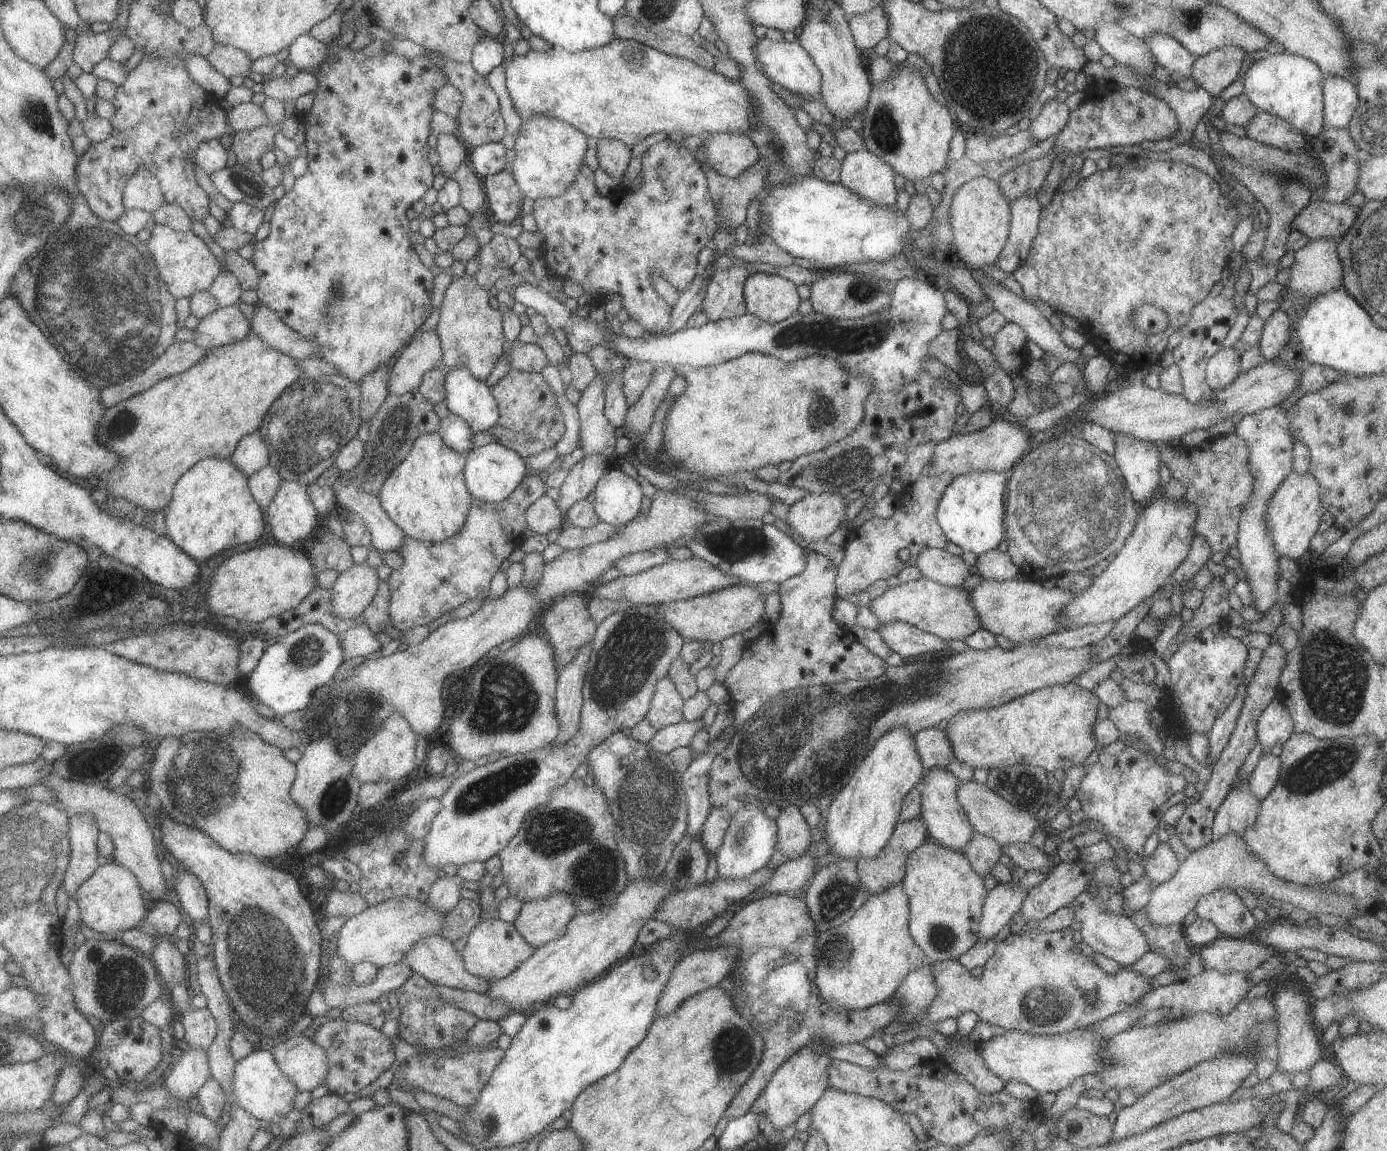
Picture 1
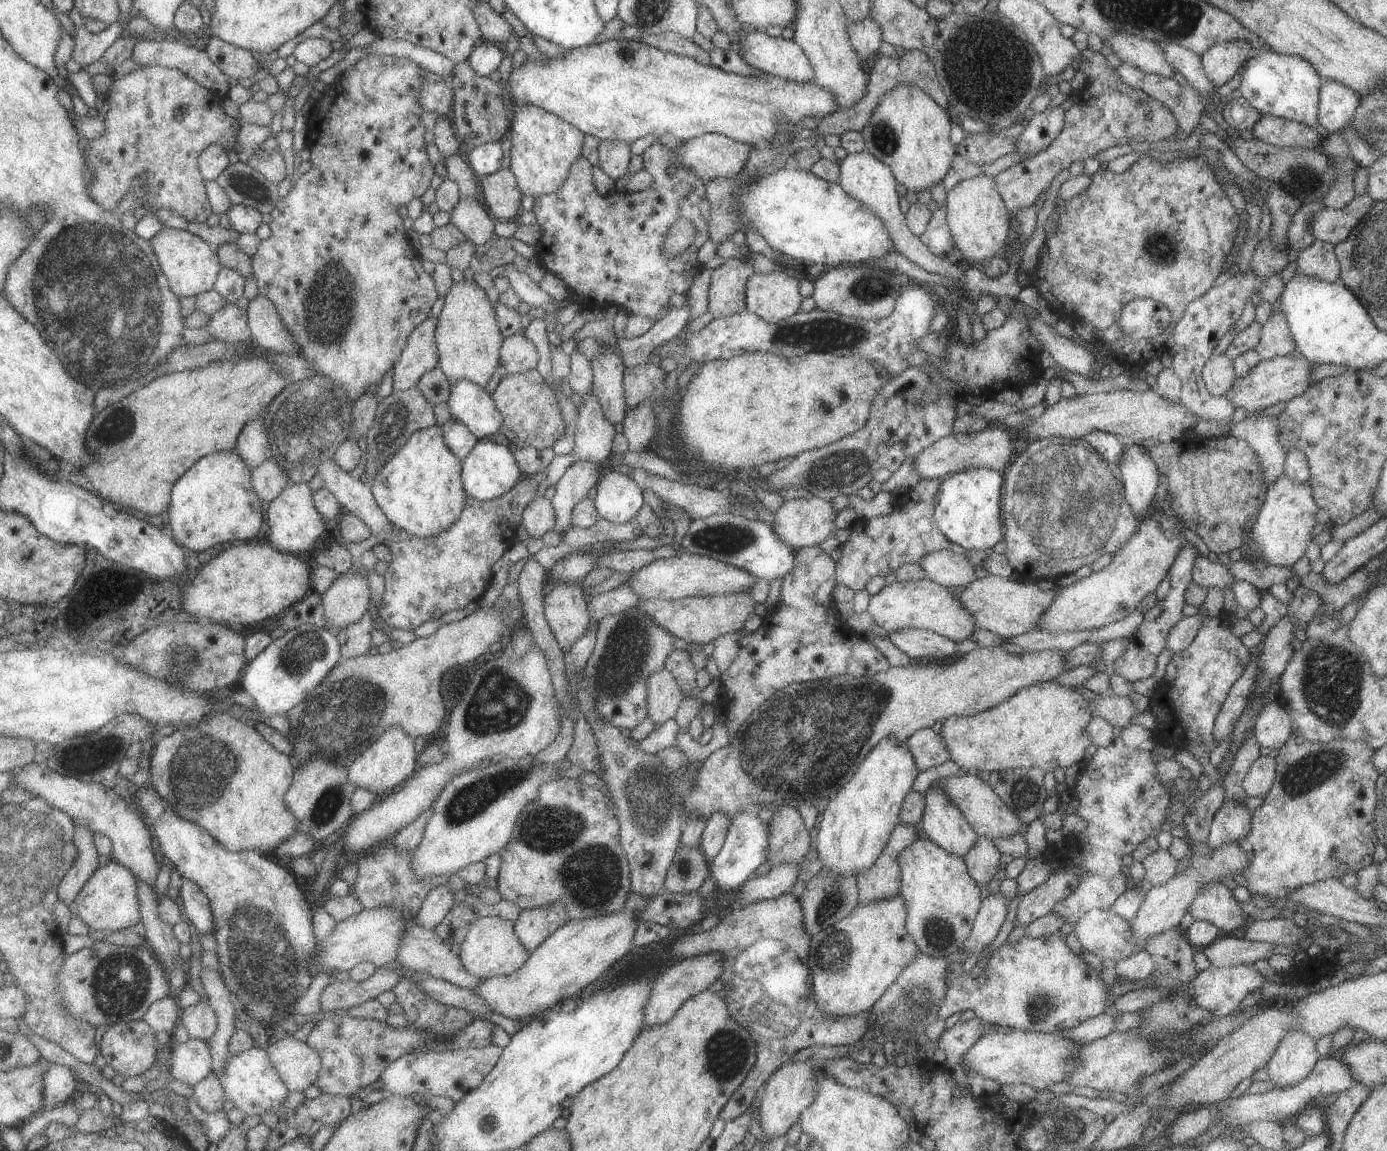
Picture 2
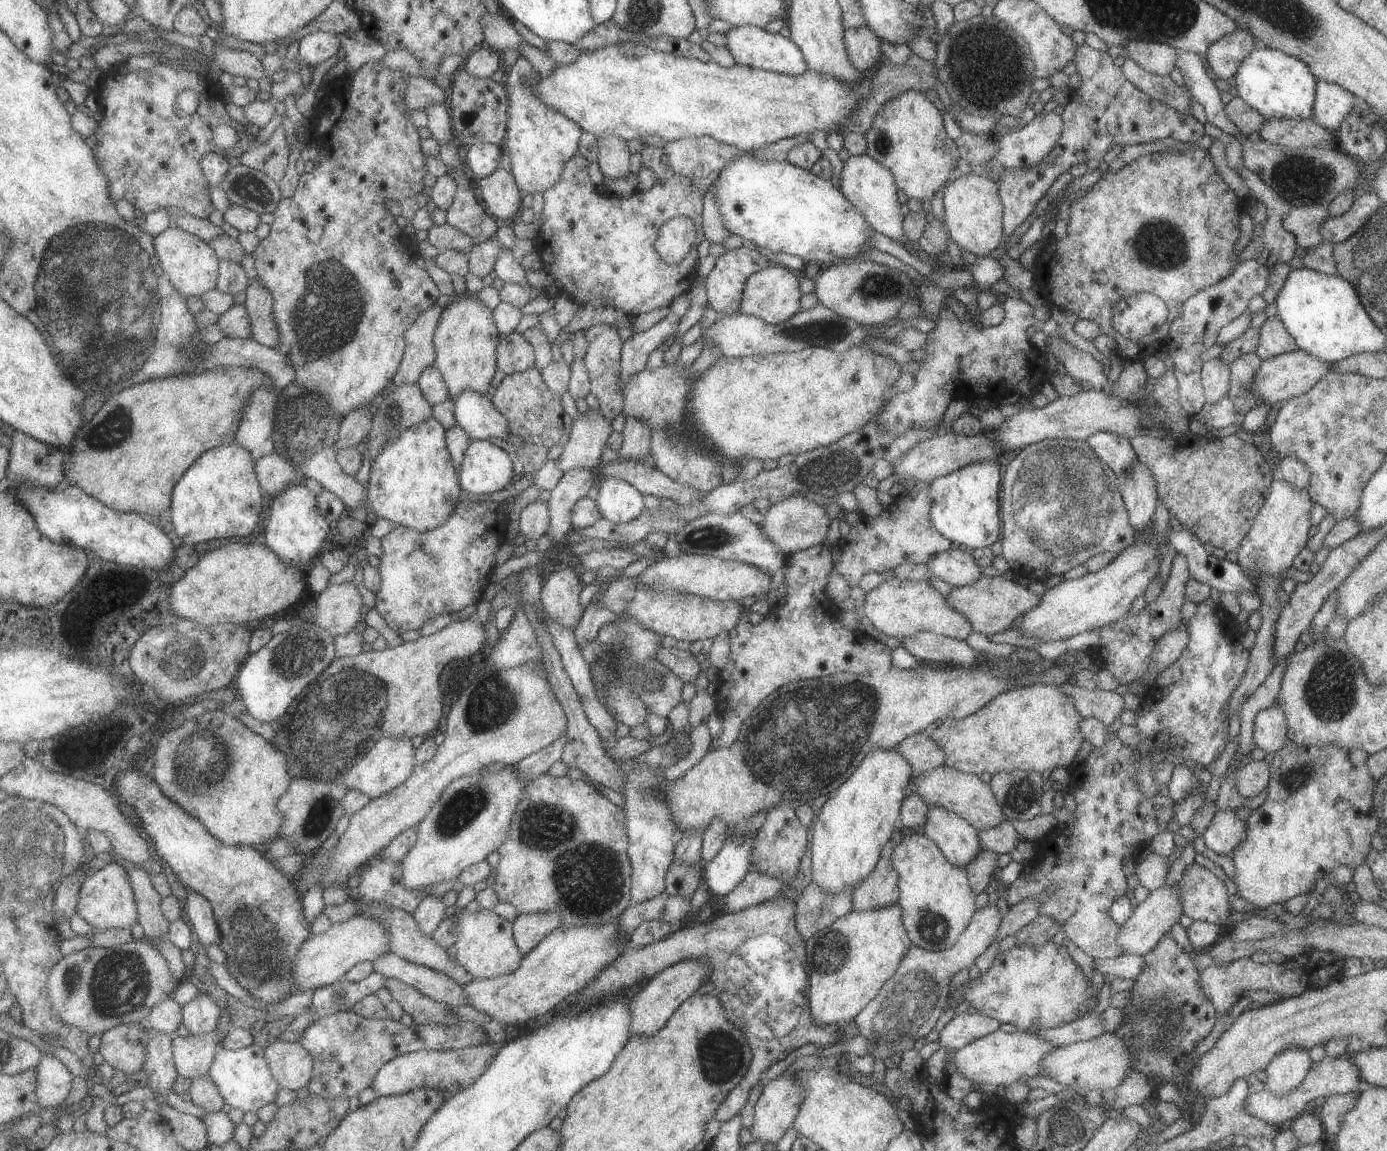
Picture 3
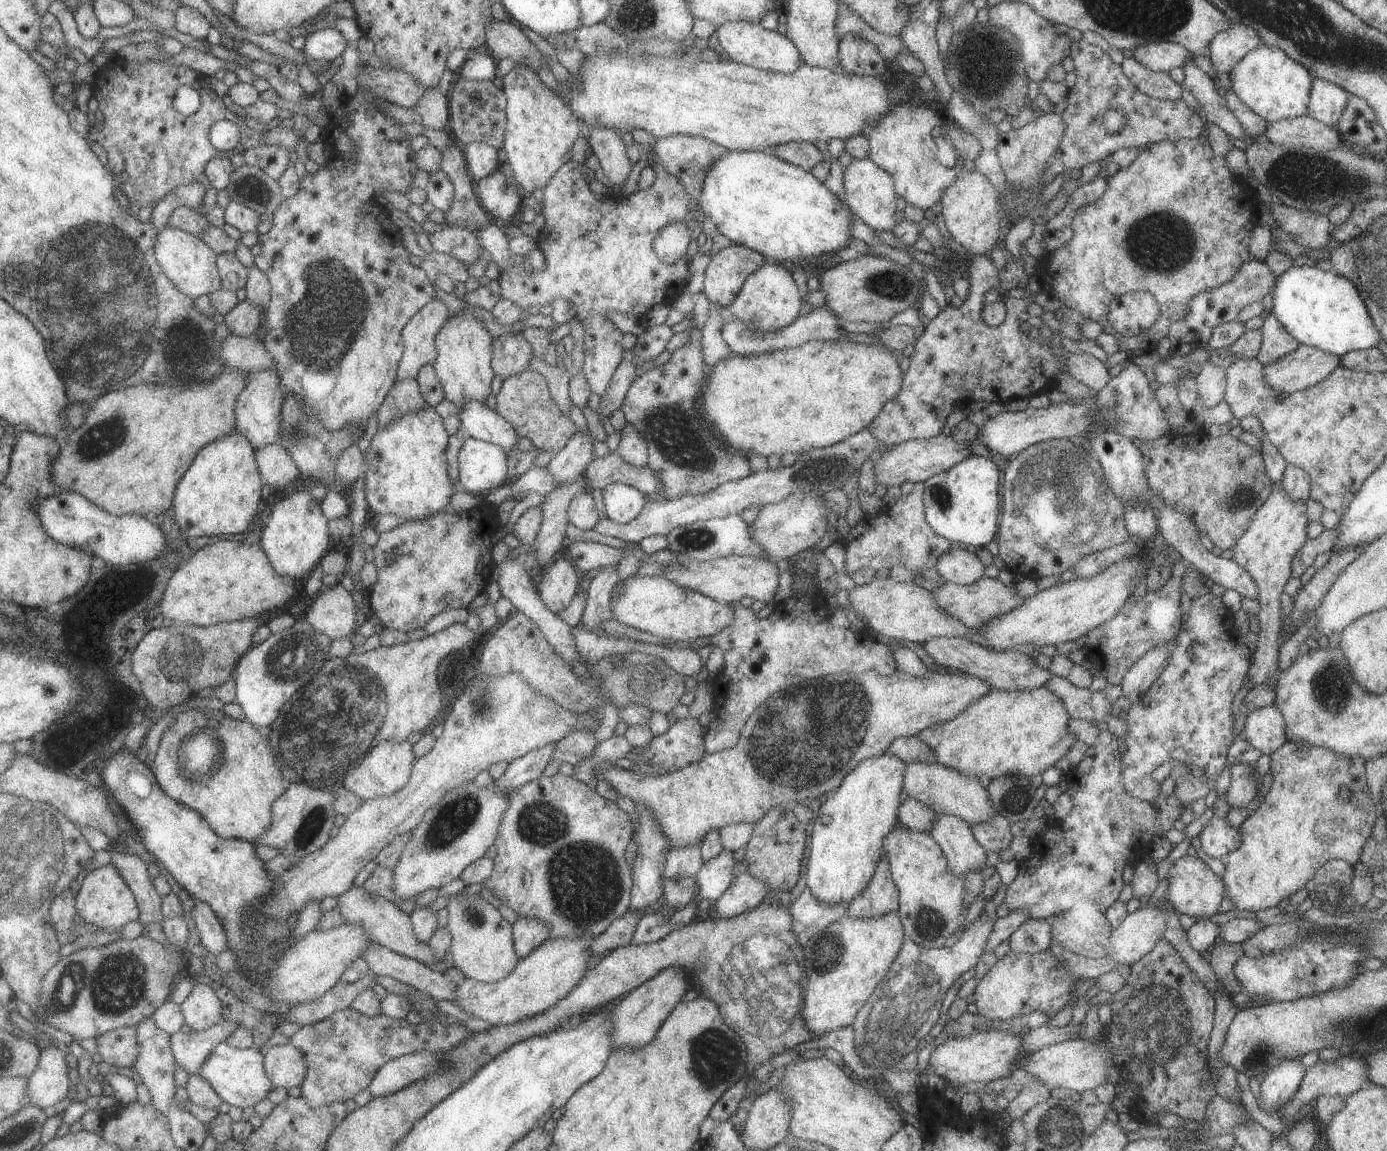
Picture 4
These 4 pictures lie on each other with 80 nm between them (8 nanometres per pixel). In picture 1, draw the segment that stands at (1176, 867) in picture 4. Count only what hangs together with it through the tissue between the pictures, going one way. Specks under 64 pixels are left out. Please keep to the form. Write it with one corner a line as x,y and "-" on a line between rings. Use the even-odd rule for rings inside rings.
1220,889
1203,896
1195,909
1200,918
1212,921
1222,936
1233,939
1244,939
1246,934
1259,926
1236,890

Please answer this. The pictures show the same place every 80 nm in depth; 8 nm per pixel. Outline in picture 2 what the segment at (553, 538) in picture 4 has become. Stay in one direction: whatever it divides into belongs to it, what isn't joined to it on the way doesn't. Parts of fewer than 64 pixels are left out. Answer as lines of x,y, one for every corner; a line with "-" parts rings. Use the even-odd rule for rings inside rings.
578,461
564,473
555,484
556,493
551,500
555,510
556,530
566,532
571,526
573,508
597,486
607,466
598,466
594,461

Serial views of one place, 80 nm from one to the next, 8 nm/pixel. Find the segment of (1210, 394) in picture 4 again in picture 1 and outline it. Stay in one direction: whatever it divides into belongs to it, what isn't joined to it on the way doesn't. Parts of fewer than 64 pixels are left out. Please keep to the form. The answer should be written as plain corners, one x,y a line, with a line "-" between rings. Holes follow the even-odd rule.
1223,347
1209,358
1207,362
1208,384
1215,390
1222,390
1230,386
1241,373
1241,355
1235,353
1233,347

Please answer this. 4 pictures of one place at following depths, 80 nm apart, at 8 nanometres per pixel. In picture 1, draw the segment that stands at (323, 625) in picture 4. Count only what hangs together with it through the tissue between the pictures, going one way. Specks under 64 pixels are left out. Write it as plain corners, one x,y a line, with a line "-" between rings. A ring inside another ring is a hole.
356,563
348,570
339,573
334,588
331,590
333,613
337,617
362,617
363,610
372,602
376,596
381,579
378,577
376,569
368,563

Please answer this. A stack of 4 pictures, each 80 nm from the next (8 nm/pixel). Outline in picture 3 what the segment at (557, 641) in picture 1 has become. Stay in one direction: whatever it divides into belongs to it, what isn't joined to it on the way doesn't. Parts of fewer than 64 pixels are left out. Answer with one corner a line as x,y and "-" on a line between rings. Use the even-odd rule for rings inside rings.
570,566
545,576
541,592
545,614
561,627
575,632
585,613
585,607
580,603
583,586
580,572

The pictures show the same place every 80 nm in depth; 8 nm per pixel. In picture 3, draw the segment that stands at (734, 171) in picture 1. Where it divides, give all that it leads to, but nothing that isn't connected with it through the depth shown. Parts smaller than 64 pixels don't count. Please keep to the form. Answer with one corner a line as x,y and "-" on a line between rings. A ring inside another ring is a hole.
708,135
670,141
662,150
668,155
671,167
678,174
686,175
692,184
703,192
703,196
707,188
715,184
715,180
720,176
721,171
729,165
729,162
744,154
735,146
729,145
727,142
720,142

